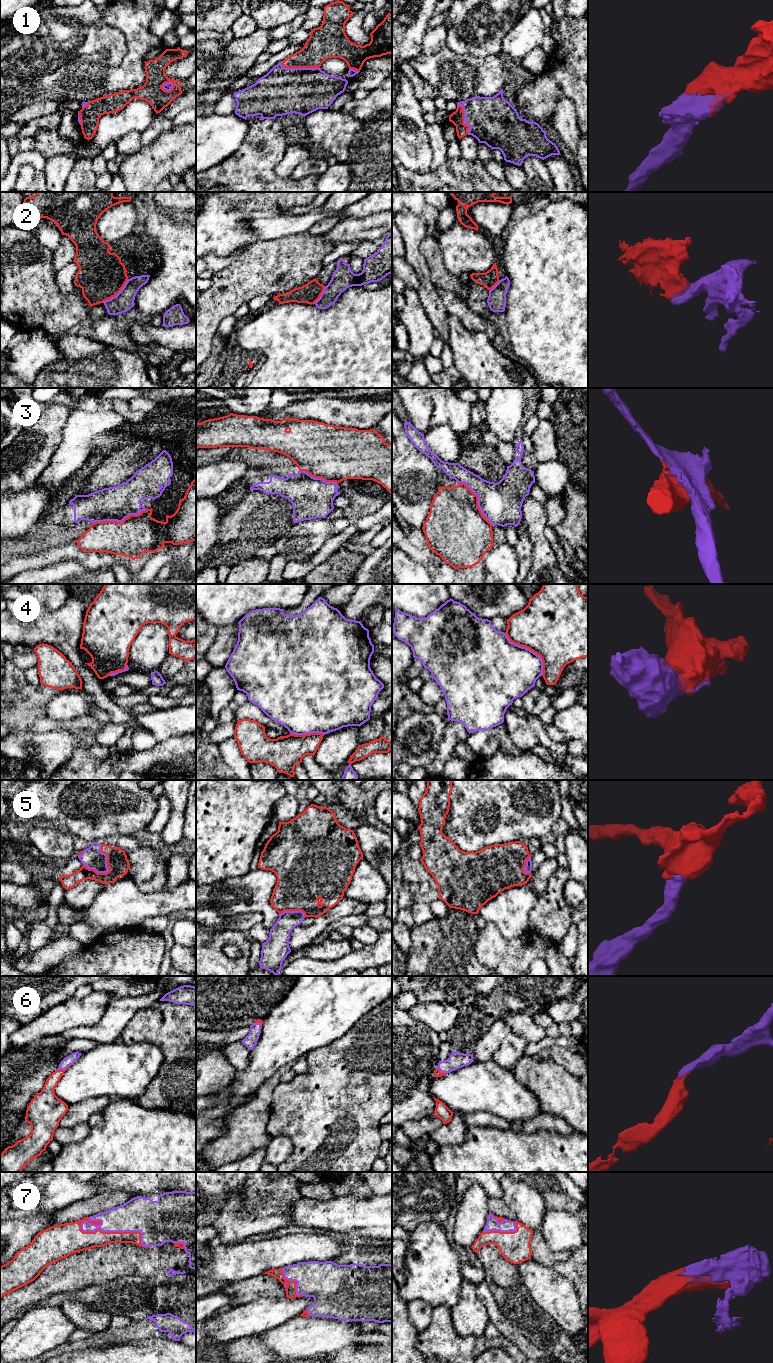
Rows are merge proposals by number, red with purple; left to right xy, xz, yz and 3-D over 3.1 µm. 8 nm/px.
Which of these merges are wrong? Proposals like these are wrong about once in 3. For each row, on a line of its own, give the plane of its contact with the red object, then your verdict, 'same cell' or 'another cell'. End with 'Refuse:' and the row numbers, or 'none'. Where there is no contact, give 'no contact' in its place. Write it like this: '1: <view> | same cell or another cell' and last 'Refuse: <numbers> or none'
1: xz | same cell
2: xy | another cell
3: xy | another cell
4: yz | another cell
5: xy | same cell
6: xy | same cell
7: xy | same cell
Refuse: 2, 3, 4

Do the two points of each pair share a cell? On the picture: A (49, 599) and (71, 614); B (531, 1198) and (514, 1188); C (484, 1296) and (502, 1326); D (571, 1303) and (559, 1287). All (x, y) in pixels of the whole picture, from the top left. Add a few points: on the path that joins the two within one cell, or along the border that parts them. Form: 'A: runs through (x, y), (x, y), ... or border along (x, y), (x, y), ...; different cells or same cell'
A: border along (70, 595), (58, 608), (48, 610), (43, 607); different cells
B: runs through (527, 1198), (524, 1198), (518, 1192); same cell
C: runs through (490, 1303), (498, 1319); same cell
D: runs through (567, 1299), (559, 1291); same cell

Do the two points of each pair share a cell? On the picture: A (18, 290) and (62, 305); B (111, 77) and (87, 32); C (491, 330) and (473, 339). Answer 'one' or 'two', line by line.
A: one
B: two
C: two

